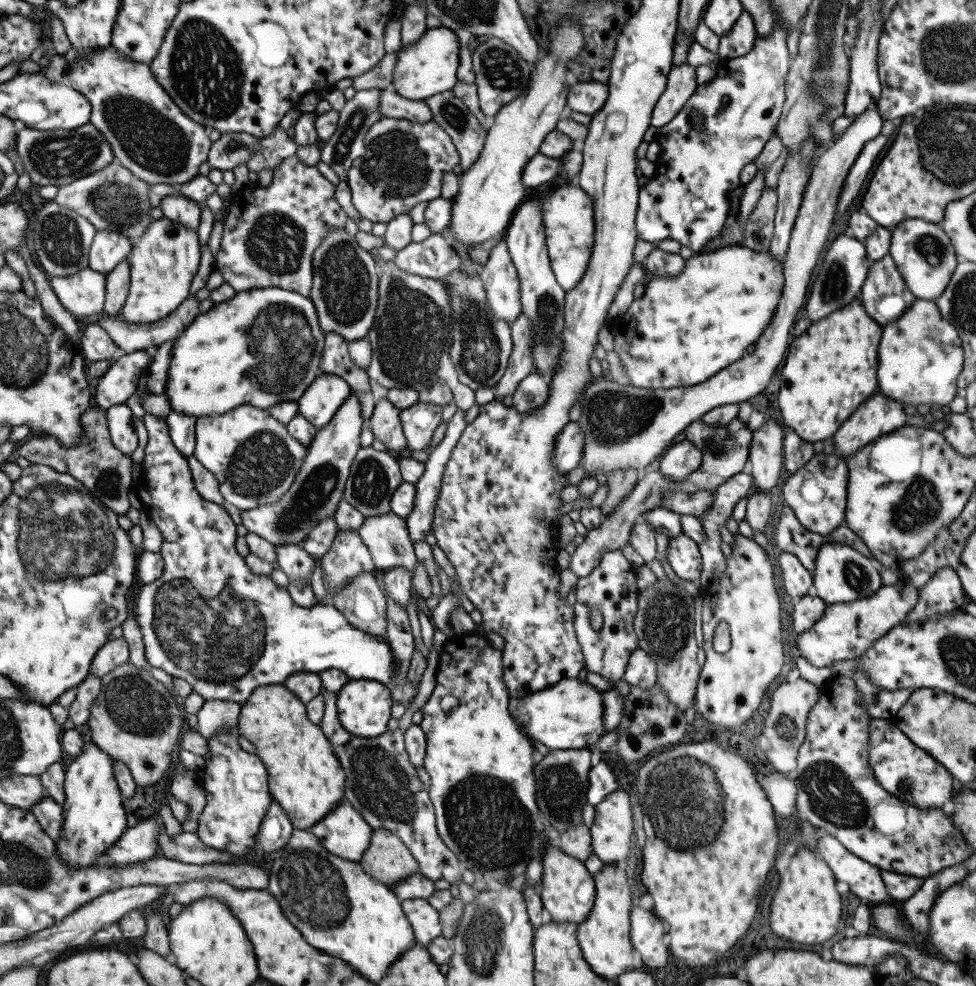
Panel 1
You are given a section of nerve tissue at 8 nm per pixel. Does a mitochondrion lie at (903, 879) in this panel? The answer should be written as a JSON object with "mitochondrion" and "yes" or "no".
{"mitochondrion":"no"}

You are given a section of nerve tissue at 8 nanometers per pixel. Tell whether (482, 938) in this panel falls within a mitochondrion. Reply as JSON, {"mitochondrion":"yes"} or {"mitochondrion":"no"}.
{"mitochondrion":"yes"}

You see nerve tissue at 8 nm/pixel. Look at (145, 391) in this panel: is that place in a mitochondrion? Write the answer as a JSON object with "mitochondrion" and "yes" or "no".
{"mitochondrion":"no"}

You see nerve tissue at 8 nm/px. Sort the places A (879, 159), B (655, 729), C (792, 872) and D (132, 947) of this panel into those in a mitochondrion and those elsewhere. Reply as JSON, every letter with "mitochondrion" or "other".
{"A":"other","B":"mitochondrion","C":"other","D":"other"}

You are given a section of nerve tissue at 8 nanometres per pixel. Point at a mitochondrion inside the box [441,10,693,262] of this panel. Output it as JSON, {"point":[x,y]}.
{"point":[502,69]}

